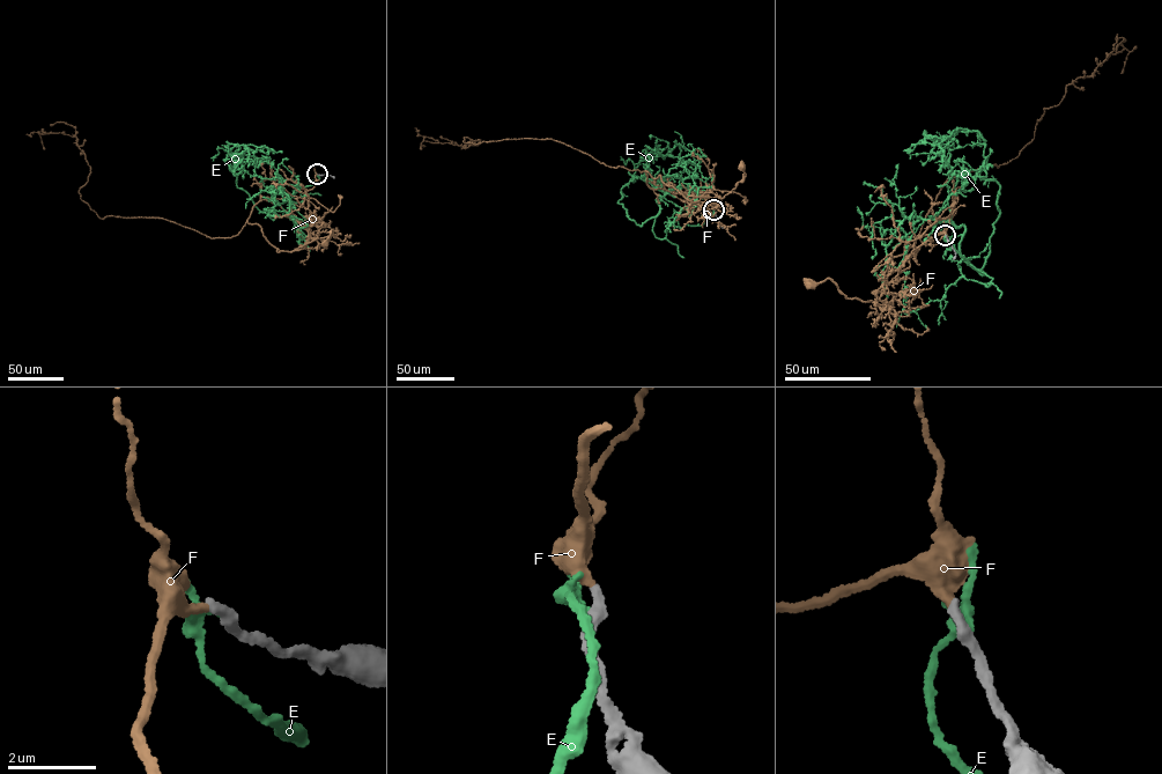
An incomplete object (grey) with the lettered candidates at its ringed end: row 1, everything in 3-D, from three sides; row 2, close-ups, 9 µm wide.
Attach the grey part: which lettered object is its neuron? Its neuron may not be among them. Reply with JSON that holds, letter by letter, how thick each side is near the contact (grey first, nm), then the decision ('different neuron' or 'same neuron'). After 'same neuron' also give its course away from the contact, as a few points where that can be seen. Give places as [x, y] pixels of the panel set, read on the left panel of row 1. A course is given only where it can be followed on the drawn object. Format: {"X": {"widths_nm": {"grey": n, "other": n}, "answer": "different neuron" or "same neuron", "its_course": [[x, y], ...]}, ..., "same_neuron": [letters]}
{"E": {"widths_nm": {"grey": 320, "other": 200}, "answer": "different neuron"}, "F": {"widths_nm": {"grey": 240, "other": 380}, "answer": "same neuron", "its_course": [[317, 174], [305, 191], [291, 181], [266, 179], [246, 220], [278, 251], [331, 231], [324, 243]]}, "same_neuron": ["F"]}

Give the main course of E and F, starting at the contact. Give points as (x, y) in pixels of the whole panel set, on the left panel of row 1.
E: (317, 174), (317, 182), (297, 188), (293, 207), (289, 200), (258, 209), (237, 186), (227, 142), (282, 150)
F: (317, 174), (305, 191), (291, 181), (266, 179), (246, 220), (278, 251), (331, 231), (324, 243)

